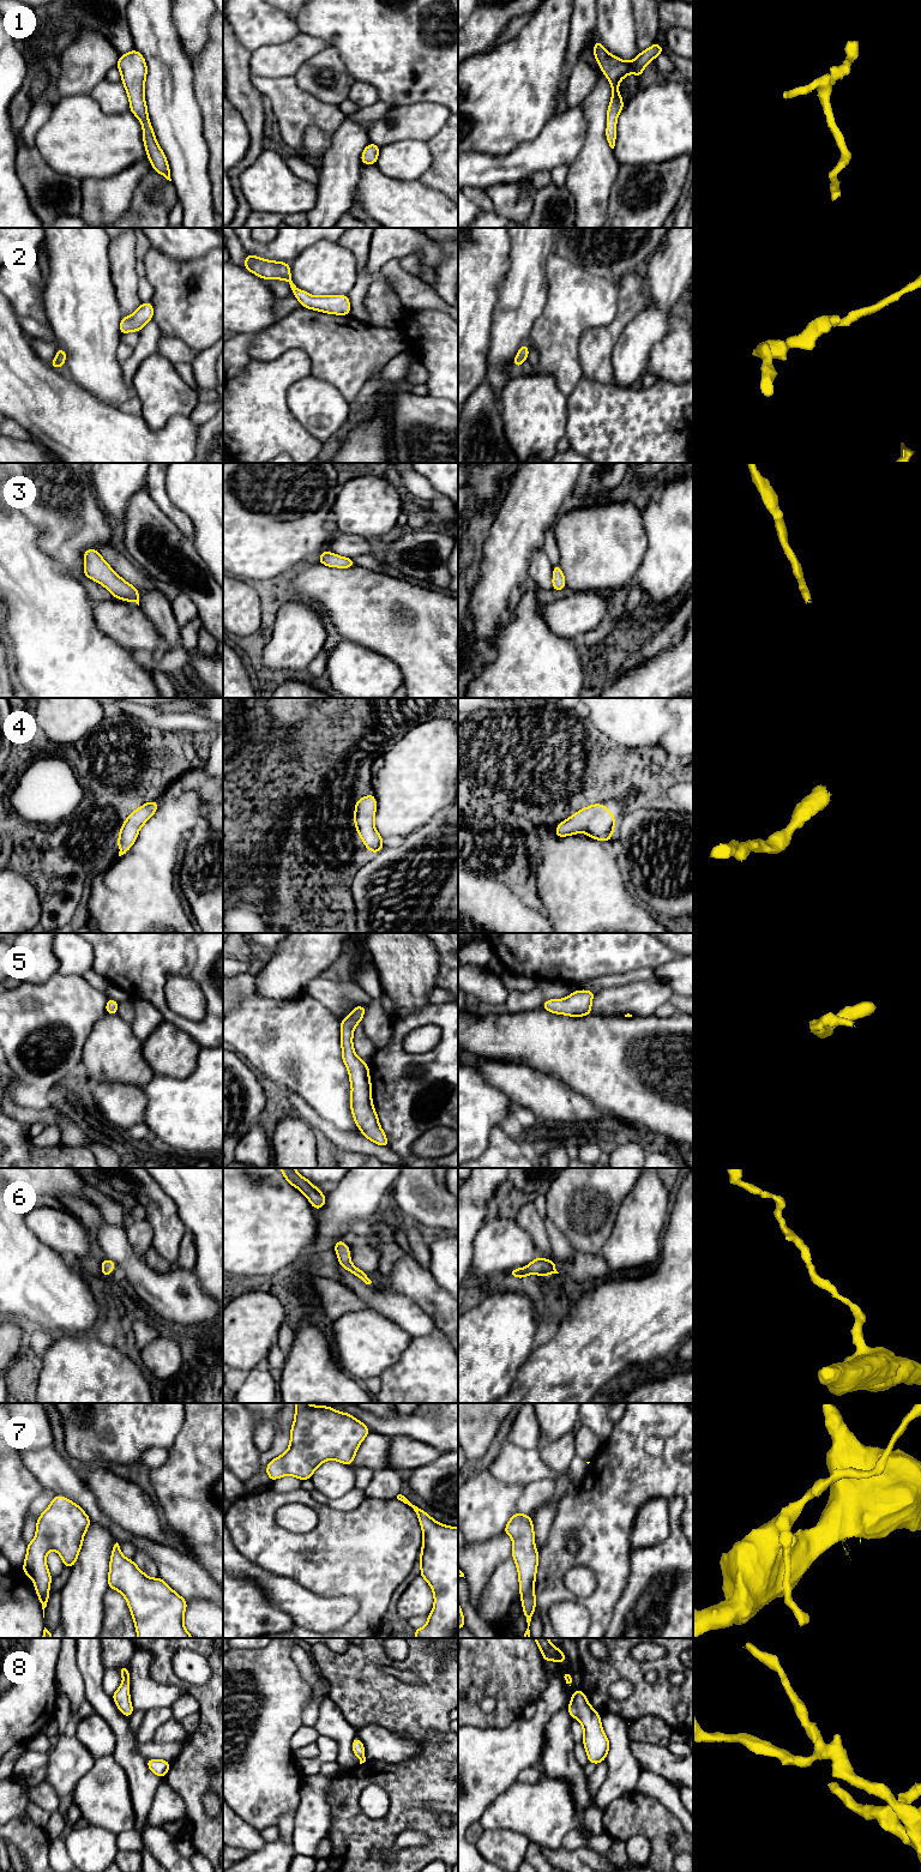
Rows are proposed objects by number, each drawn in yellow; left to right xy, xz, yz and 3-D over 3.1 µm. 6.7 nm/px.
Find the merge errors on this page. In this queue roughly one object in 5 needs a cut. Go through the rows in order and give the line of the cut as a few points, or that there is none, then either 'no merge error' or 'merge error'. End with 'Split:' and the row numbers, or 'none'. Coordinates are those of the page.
1: no cut | no merge error
2: no cut | no merge error
3: no cut | no merge error
4: no cut | no merge error
5: no cut | no merge error
6: no cut | no merge error
7: no cut | no merge error
8: no cut | no merge error
Split: none

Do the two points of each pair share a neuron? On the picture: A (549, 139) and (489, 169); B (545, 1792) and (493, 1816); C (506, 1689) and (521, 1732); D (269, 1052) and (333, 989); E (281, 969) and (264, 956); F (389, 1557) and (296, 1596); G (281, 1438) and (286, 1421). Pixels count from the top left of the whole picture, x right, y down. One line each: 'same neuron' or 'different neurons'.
A: same neuron
B: same neuron
C: different neurons
D: different neurons
E: different neurons
F: different neurons
G: same neuron

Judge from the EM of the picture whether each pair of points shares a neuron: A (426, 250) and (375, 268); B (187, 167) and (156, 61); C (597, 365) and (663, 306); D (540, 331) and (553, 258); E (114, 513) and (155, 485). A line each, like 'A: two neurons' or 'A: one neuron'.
A: one neuron
B: one neuron
C: two neurons
D: one neuron
E: two neurons

